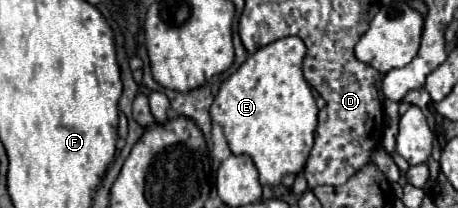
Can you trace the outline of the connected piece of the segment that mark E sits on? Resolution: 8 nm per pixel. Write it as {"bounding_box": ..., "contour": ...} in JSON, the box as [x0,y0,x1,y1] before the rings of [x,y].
{"bounding_box":[211,37,319,187],"contour":[[[283,37],[261,47],[223,81],[211,105],[211,119],[223,127],[231,153],[249,155],[267,187],[277,187],[285,175],[299,173],[311,151],[319,109],[301,71],[305,53],[299,37]]]}

